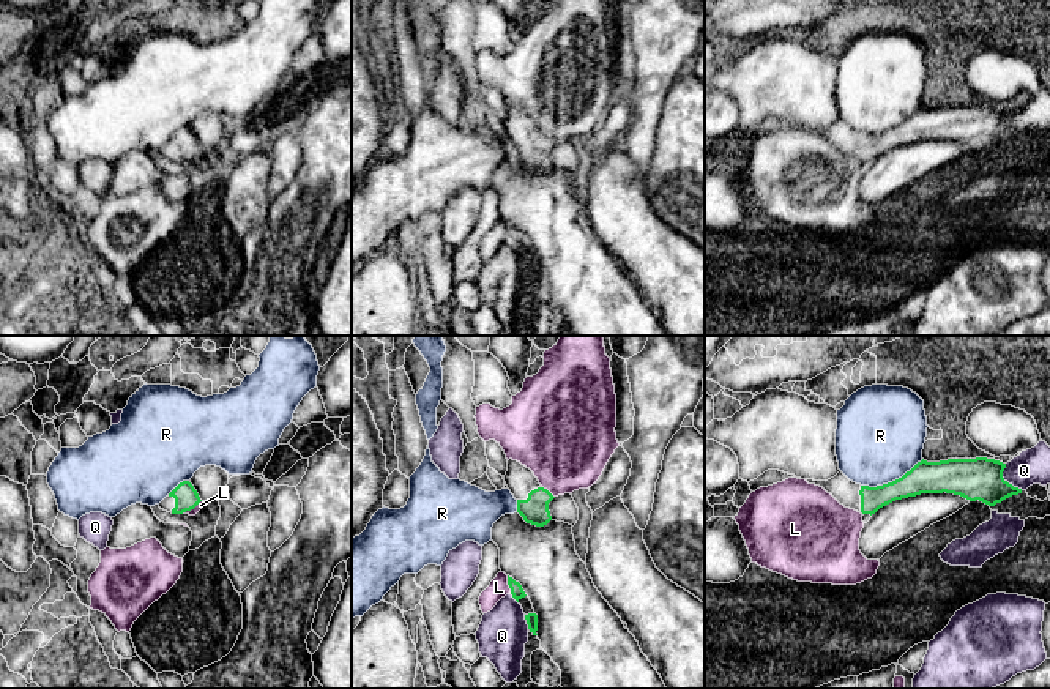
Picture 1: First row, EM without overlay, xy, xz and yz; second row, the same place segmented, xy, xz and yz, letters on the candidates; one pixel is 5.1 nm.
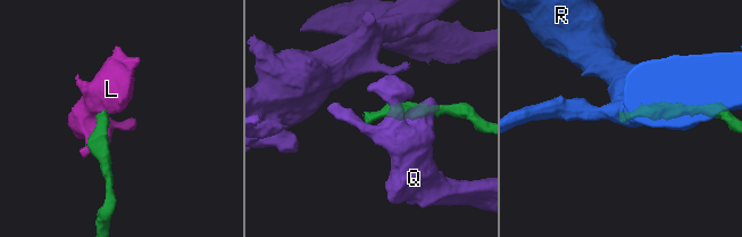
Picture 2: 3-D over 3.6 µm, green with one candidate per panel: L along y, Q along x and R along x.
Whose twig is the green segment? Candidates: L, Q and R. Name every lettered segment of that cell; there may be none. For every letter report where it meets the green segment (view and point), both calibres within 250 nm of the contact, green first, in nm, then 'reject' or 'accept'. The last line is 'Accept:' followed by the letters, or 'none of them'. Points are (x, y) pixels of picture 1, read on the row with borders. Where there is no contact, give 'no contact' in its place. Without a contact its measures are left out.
L: contact xz (508, 584); calibres 70 and 100 nm; reject
Q: contact yz (1006, 481); calibres 220 and 180 nm; reject
R: contact yz (893, 481); calibres 160 and 460 nm; reject
Accept: none of them

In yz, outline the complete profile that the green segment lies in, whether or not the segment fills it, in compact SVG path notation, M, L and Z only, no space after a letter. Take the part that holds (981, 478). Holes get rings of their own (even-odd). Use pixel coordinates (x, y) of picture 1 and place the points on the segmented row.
M948 459L940 462L918 462L902 478L877 486L861 486L850 481L842 471L828 481L806 479L823 487L845 508L864 514L875 514L880 508L902 498L921 493L954 493L970 501L995 506L1003 500L1022 493L1003 478L1006 464L987 459Z

